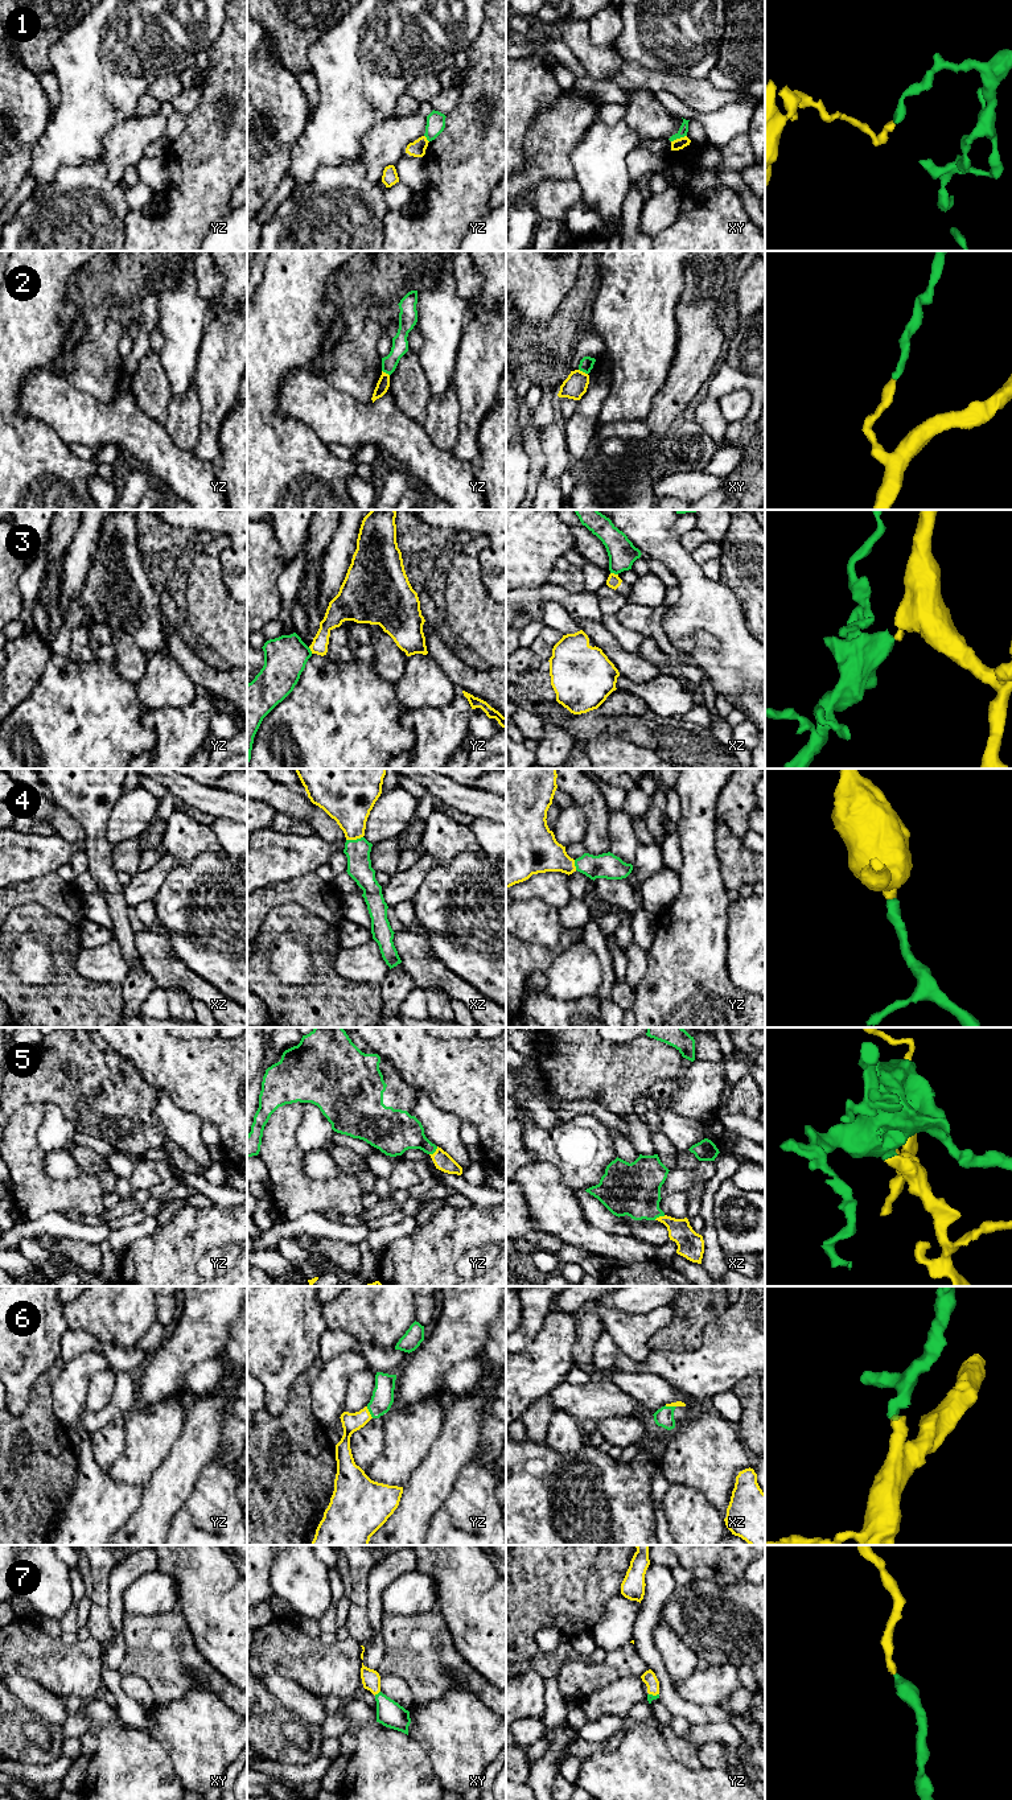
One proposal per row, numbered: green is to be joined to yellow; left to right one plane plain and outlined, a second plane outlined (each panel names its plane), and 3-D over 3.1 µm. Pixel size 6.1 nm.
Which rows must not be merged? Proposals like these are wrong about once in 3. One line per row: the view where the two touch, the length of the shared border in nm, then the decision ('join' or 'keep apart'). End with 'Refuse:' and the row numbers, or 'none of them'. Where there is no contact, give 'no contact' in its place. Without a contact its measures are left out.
1: contact in xy; length 100 nm; keep apart
2: contact in xy; length 70 nm; keep apart
3: contact in xz; length 50 nm; keep apart
4: contact in xz; length 110 nm; join
5: contact in yz; length 80 nm; join
6: contact in yz; length 80 nm; join
7: contact in xy; length 50 nm; join
Refuse: 1, 2, 3

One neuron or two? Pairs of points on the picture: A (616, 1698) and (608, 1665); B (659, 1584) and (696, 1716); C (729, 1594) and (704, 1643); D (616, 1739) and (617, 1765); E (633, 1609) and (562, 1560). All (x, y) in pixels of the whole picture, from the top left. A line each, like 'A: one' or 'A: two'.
A: two
B: one
C: one
D: two
E: two

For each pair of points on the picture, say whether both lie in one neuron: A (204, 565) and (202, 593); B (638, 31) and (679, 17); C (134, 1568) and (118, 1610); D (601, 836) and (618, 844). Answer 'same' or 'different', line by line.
A: same
B: same
C: same
D: different

